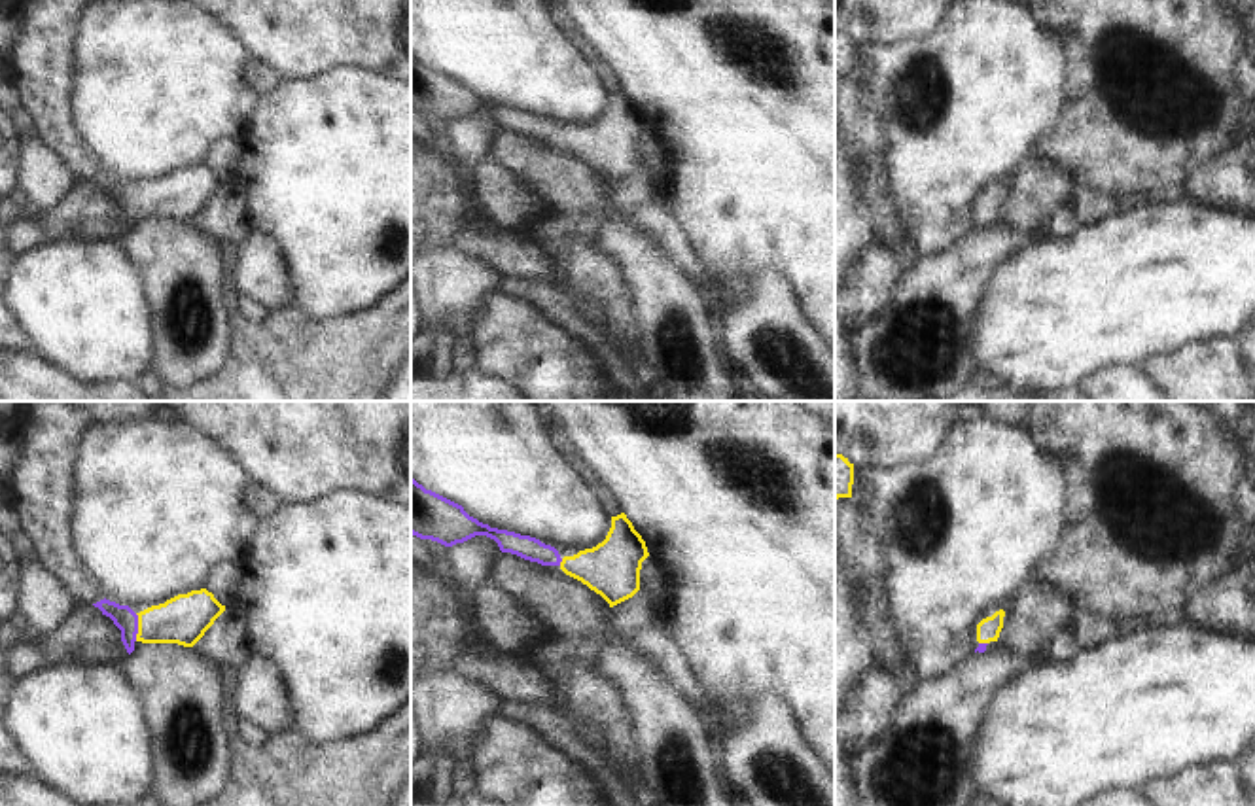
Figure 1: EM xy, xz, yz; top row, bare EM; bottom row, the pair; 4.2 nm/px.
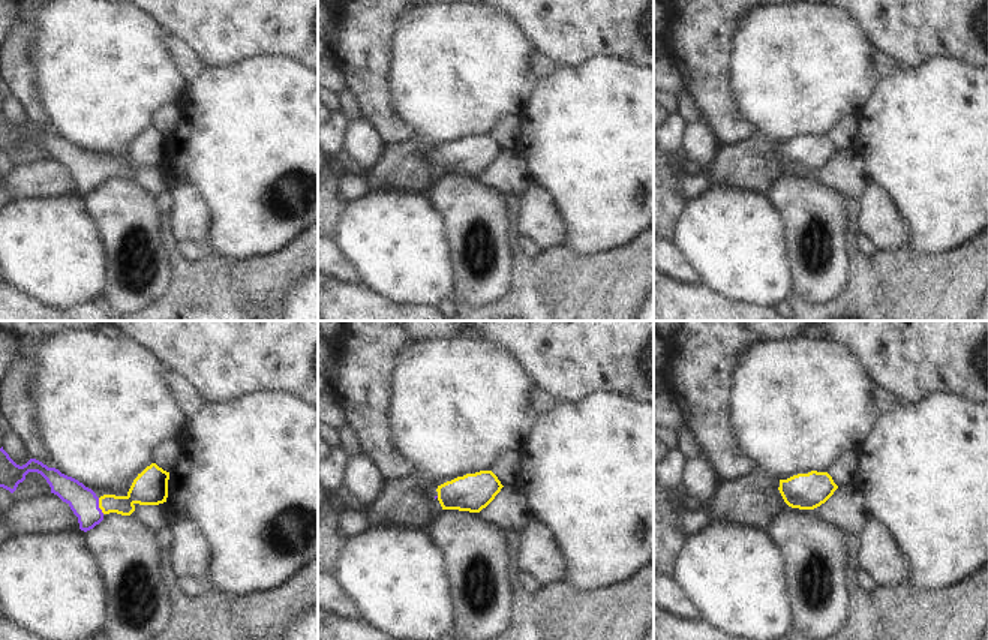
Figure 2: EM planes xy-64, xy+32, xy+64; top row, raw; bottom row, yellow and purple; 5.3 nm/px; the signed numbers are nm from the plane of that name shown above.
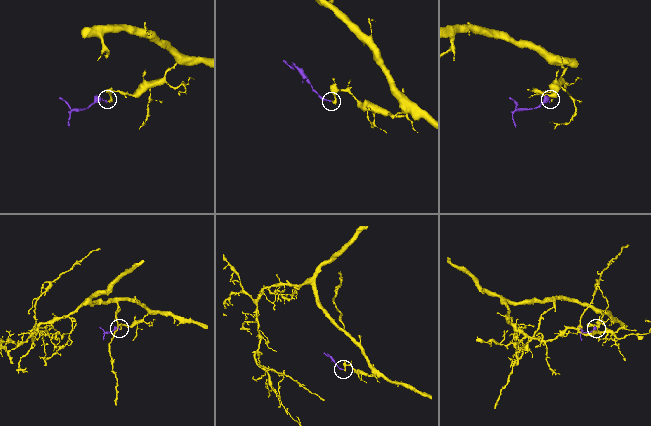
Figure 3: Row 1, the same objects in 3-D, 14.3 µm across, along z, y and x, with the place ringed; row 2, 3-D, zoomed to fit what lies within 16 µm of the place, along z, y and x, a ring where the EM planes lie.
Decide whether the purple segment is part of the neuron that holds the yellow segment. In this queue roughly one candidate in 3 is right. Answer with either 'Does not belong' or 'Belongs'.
Belongs

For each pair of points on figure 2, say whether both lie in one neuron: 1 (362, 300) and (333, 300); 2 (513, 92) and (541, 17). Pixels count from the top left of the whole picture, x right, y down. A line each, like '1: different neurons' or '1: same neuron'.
1: same neuron
2: different neurons

